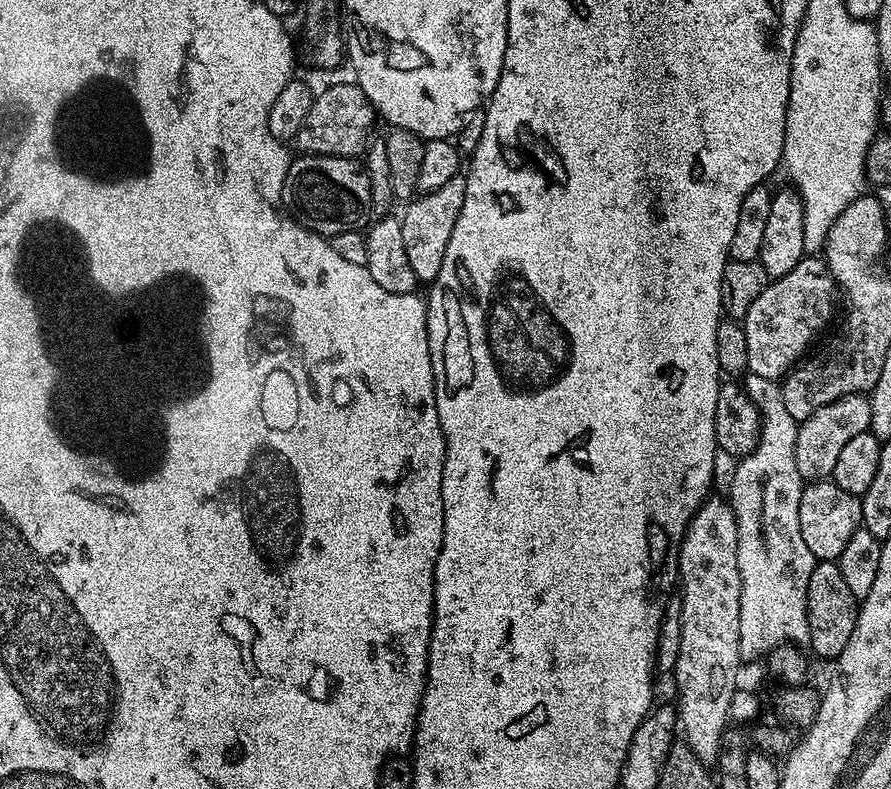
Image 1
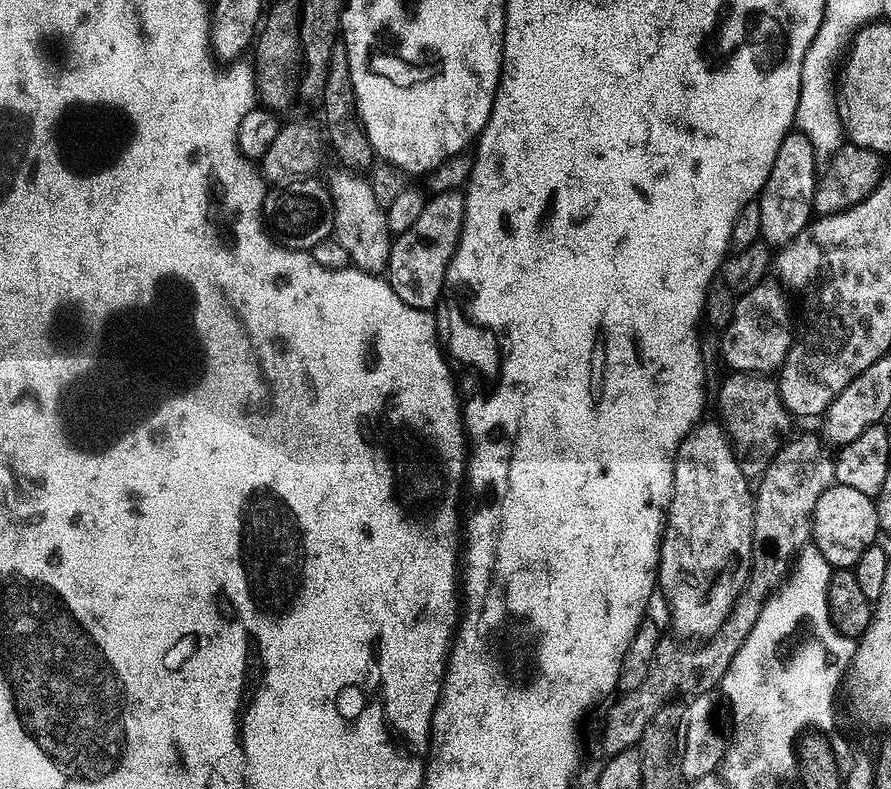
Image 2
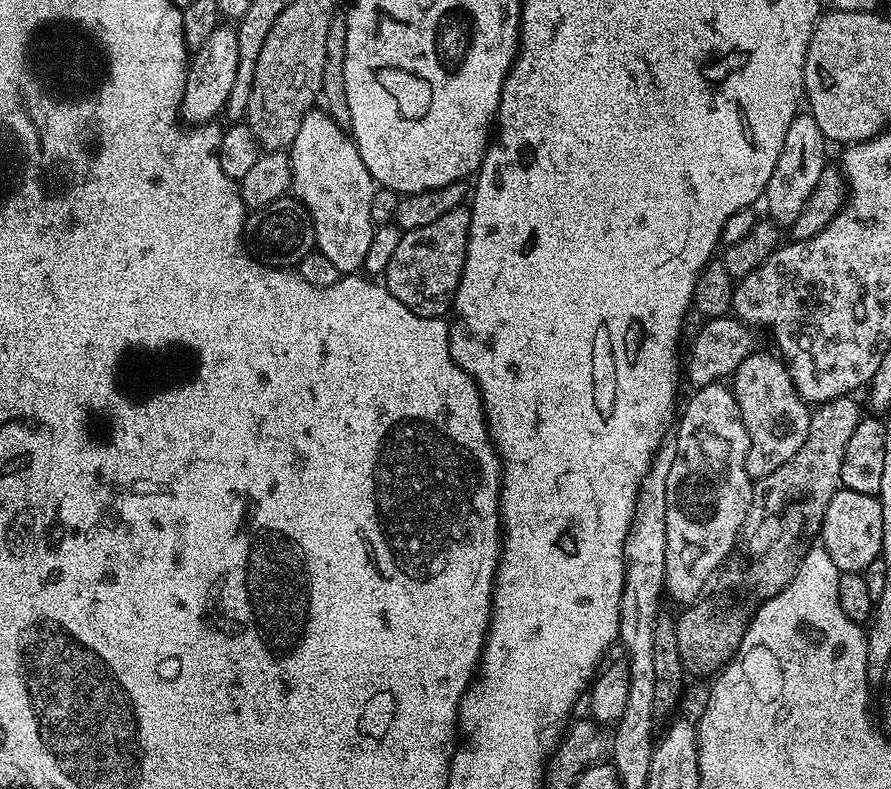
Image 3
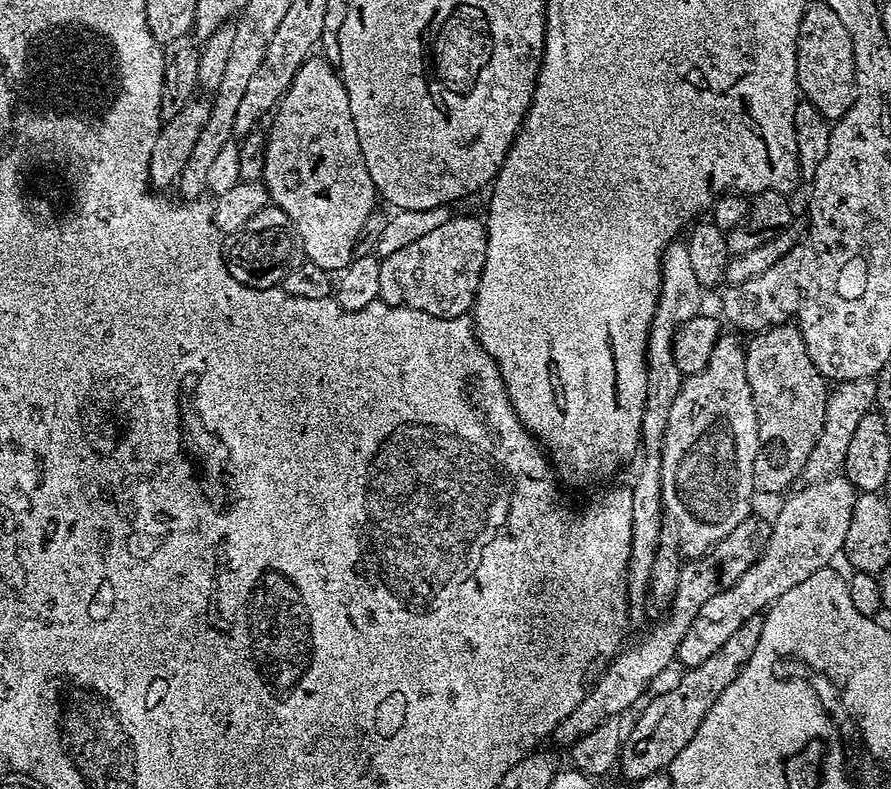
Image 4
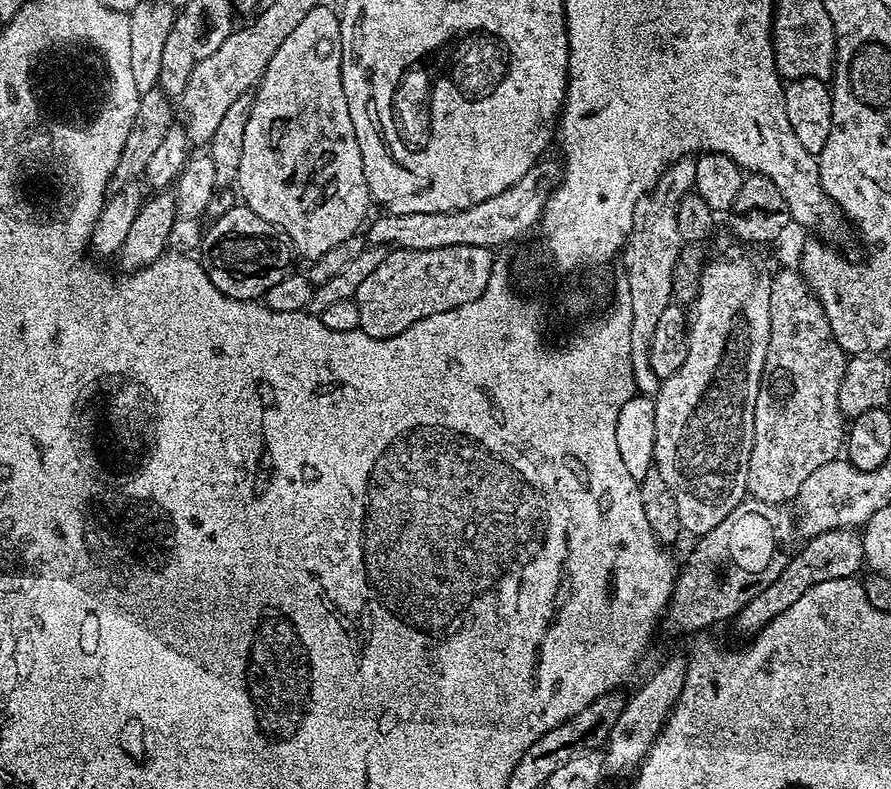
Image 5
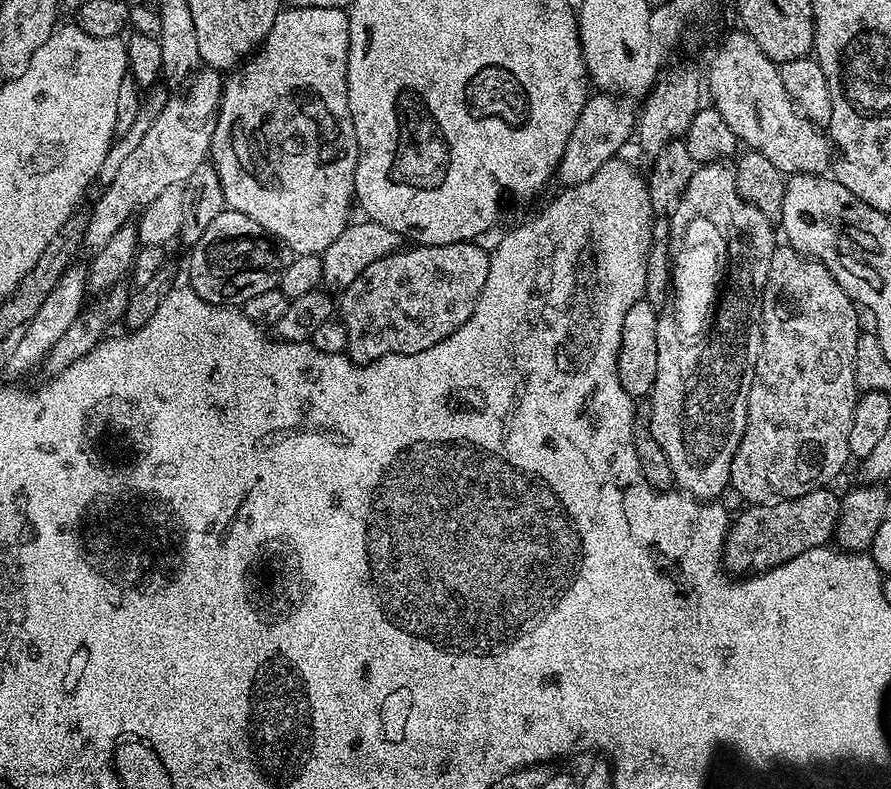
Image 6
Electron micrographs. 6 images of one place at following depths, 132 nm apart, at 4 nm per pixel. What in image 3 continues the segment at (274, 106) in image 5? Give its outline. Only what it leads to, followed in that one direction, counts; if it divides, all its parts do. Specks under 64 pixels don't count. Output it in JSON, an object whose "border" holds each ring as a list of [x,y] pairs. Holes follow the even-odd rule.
{"border":[[[327,111],[306,114],[298,136],[290,147],[292,165],[291,195],[301,201],[312,218],[315,247],[334,264],[341,274],[356,274],[363,269],[366,250],[374,225],[370,218],[370,202],[377,190],[366,162],[358,154],[356,141],[334,122]]]}

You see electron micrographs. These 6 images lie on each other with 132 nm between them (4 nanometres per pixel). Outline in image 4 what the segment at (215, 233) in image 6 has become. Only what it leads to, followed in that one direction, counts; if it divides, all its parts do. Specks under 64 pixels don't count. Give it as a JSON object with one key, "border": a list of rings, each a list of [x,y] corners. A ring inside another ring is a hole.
{"border":[[[269,206],[258,210],[246,226],[242,226],[227,241],[224,259],[230,274],[251,288],[274,288],[283,281],[285,274],[301,259],[300,235],[294,222],[282,209]]]}

